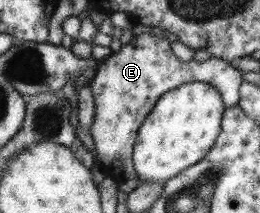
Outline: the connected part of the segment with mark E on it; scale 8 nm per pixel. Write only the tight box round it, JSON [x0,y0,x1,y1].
[89,33,244,184]

